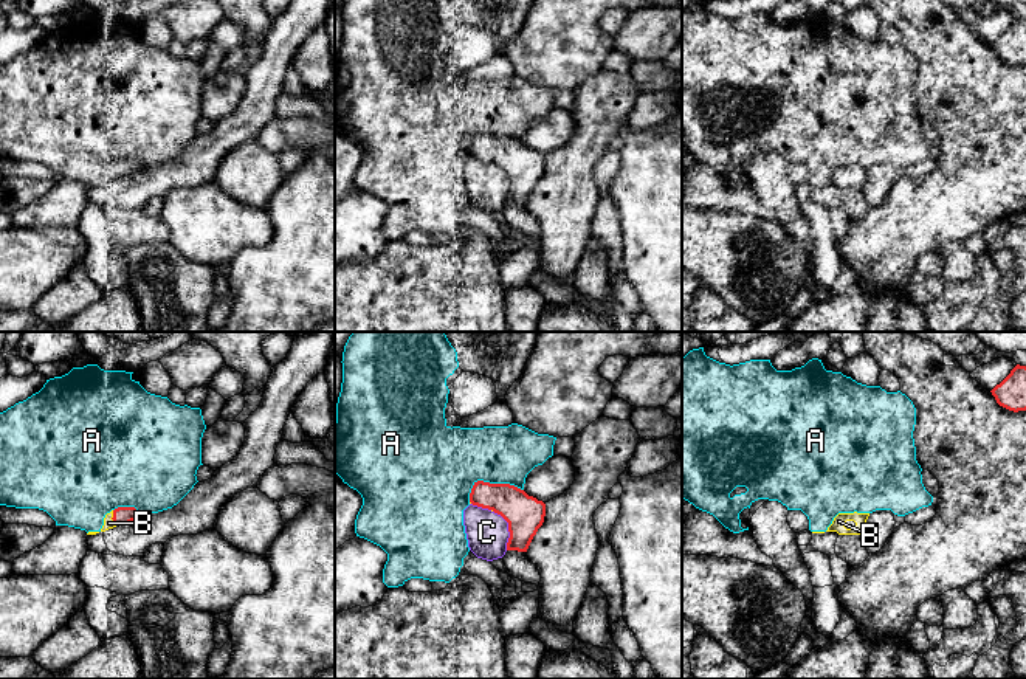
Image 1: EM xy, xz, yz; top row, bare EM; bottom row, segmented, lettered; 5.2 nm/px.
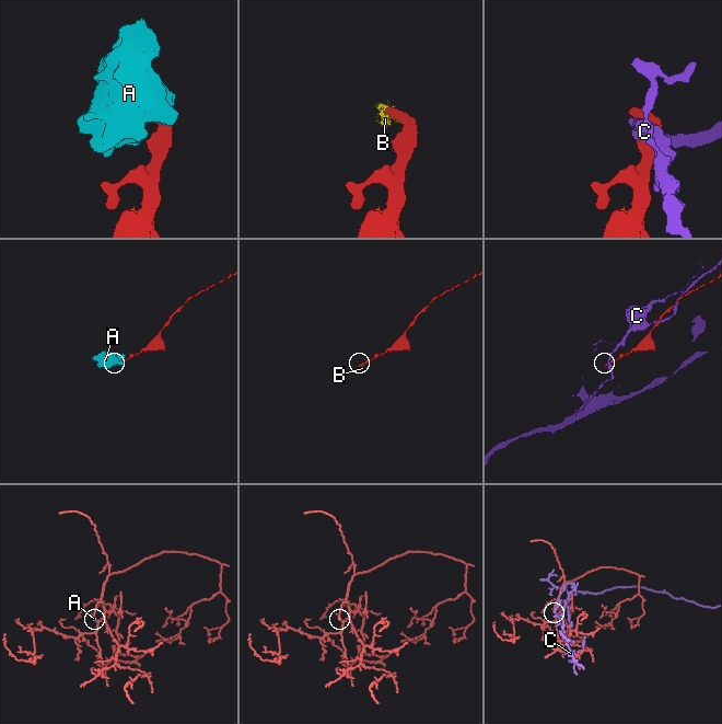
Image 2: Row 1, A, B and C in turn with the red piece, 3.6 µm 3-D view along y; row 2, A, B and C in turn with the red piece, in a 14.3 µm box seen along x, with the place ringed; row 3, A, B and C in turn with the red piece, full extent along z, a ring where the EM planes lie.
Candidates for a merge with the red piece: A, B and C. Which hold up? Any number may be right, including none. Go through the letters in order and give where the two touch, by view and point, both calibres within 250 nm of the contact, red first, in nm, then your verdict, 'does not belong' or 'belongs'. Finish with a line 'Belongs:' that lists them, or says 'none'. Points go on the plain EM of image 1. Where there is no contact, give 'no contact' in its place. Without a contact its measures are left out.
A: xz (490, 137) | 200/360 nm | does not belong
B: xy (112, 171) | 100/50 nm | belongs
C: xz (509, 182) | 200/220 nm | does not belong
Belongs: B

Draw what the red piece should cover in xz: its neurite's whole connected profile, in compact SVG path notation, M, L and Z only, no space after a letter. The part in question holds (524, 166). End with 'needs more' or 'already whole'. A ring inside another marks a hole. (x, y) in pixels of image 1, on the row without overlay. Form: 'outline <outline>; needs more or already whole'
outline M474 135L470 155L493 163L508 175L507 203L527 205L544 175L546 157L510 136Z; already whole

